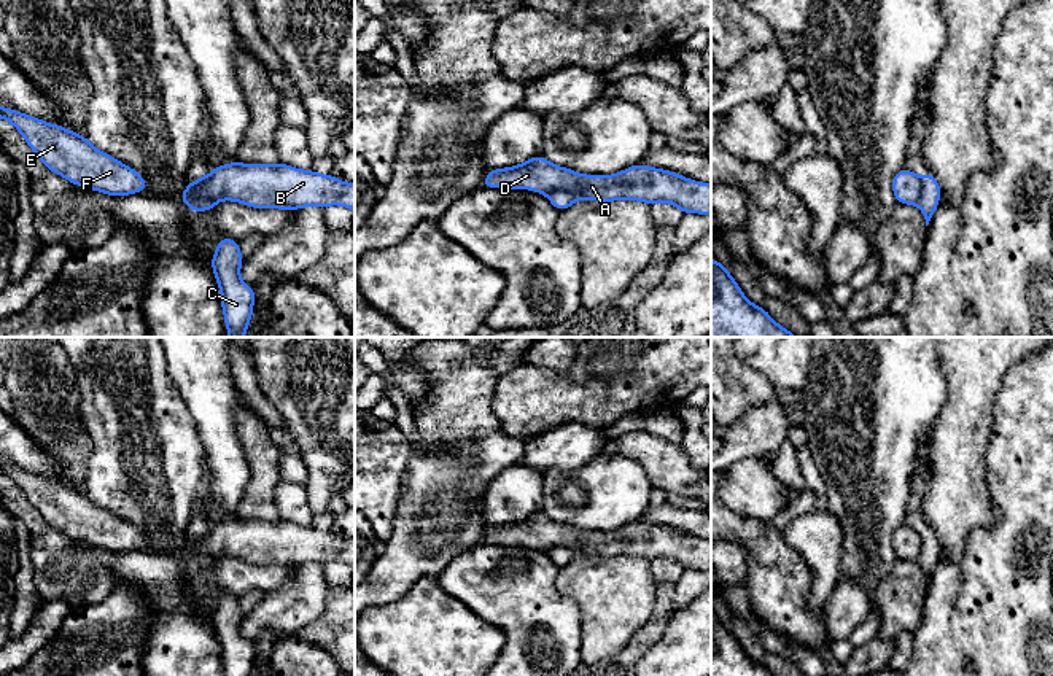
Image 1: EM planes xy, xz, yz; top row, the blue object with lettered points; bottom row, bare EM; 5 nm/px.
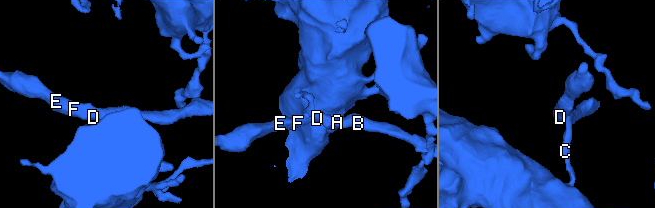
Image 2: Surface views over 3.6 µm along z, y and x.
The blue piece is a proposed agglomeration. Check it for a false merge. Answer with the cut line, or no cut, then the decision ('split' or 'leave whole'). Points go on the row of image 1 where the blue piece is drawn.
xy (218, 201), (199, 196), (196, 209) | split

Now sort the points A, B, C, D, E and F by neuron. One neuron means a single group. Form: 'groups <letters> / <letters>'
groups A B D E F / C

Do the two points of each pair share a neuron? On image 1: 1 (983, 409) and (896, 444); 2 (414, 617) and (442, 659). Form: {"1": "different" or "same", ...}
{"1": "different", "2": "same"}

